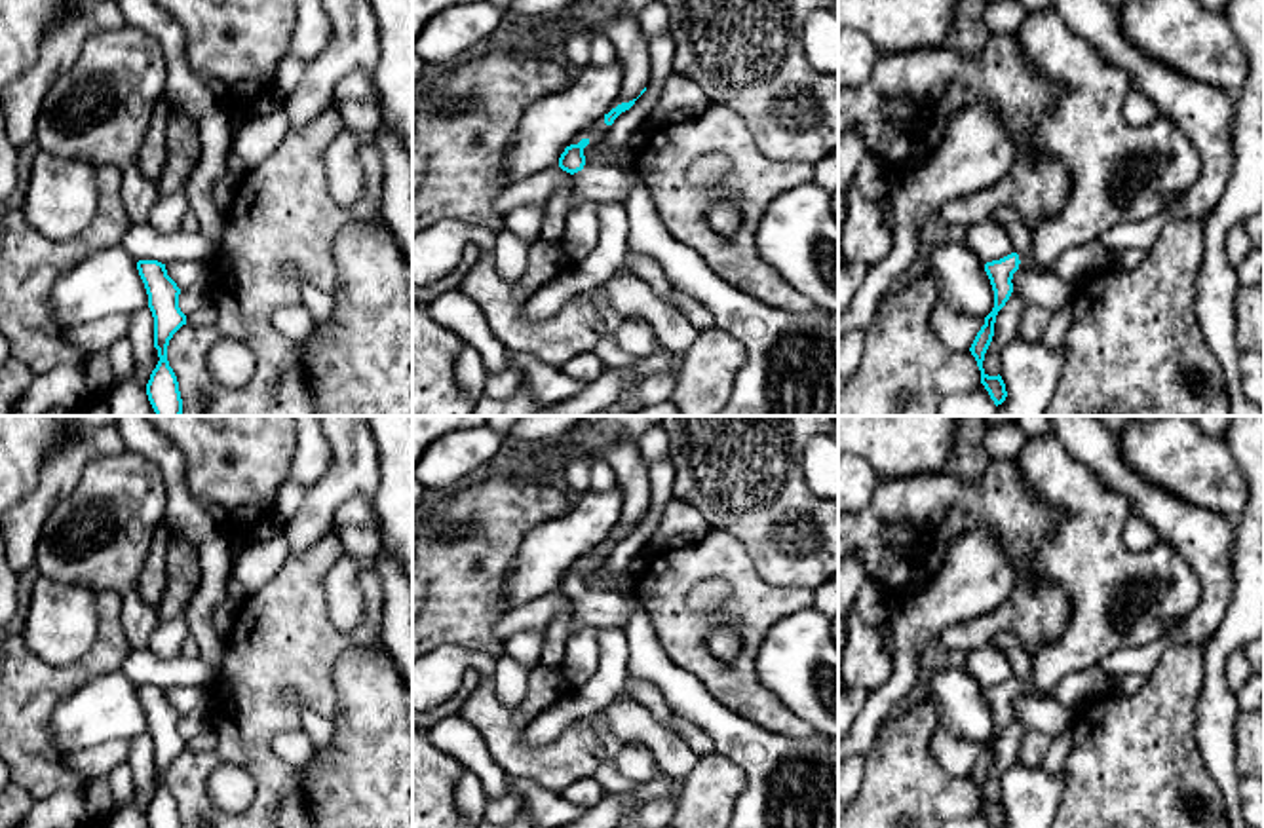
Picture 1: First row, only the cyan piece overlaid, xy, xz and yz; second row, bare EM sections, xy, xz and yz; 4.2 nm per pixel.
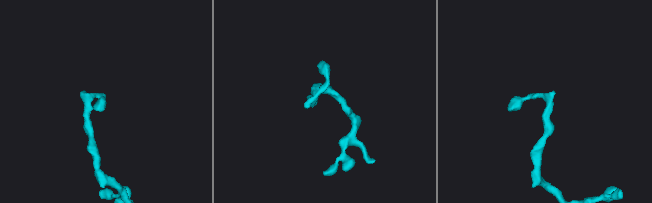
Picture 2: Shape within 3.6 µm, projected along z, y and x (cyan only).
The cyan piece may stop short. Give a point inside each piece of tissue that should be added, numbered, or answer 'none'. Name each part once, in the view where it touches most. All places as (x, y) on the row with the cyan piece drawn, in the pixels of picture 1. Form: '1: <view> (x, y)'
1: xz (597, 183)

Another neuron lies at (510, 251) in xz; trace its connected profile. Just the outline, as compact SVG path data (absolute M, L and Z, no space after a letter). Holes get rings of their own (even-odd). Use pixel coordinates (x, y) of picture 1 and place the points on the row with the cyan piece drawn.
M502 228L500 232L494 234L494 264L502 279L509 283L521 279L528 262L530 245L532 243L523 241L508 228Z

